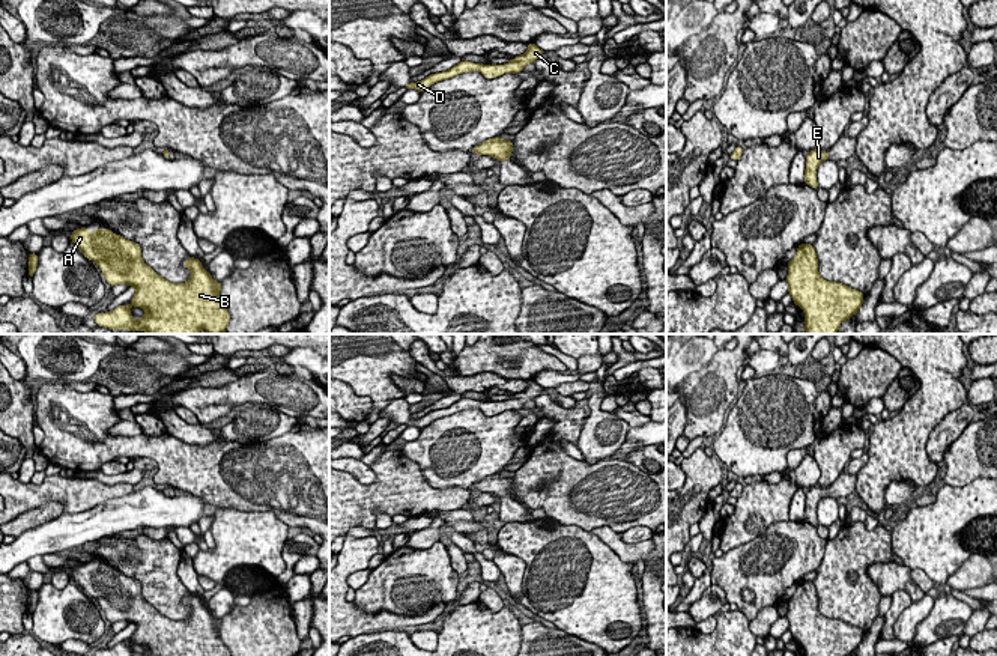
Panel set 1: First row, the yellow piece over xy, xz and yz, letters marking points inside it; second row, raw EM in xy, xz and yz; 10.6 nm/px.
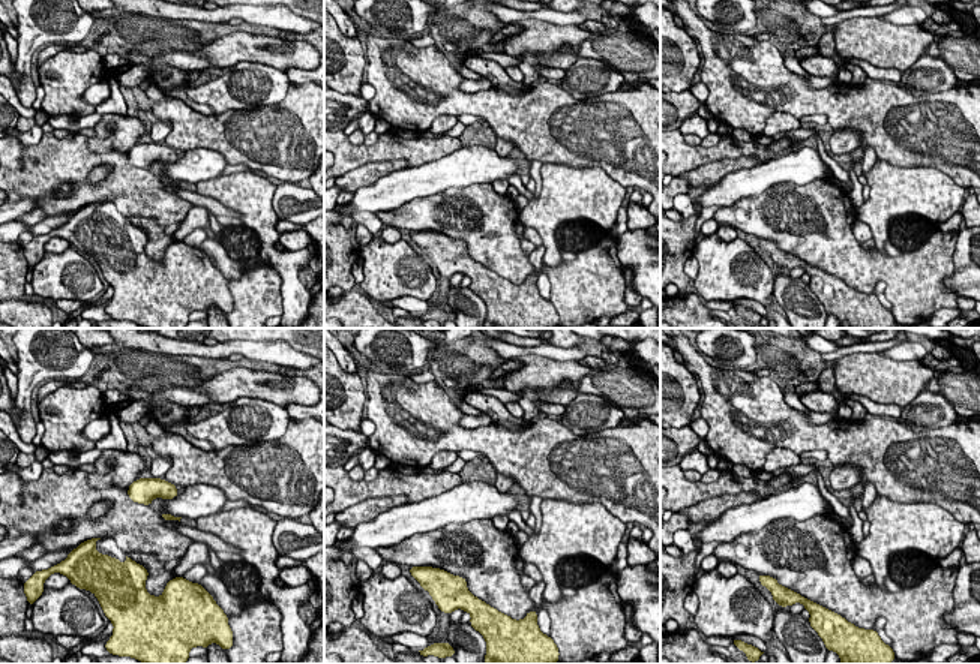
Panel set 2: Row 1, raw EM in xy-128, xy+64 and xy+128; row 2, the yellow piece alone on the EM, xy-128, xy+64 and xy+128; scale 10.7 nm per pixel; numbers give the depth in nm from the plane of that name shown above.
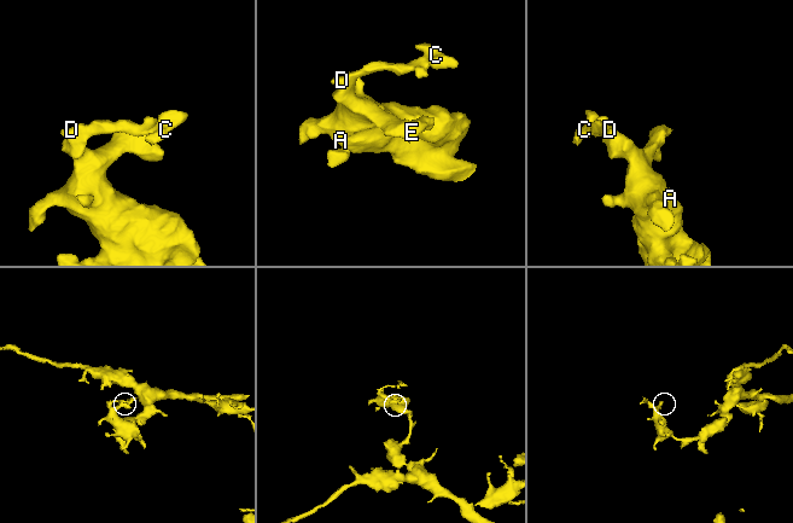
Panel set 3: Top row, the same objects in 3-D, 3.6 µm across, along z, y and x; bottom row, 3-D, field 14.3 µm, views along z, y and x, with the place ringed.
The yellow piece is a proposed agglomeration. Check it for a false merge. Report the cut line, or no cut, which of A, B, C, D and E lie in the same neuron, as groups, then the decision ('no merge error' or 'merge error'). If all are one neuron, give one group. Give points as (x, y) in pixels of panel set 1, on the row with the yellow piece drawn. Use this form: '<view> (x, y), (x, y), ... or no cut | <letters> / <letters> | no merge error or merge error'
no cut | A B C D E | no merge error

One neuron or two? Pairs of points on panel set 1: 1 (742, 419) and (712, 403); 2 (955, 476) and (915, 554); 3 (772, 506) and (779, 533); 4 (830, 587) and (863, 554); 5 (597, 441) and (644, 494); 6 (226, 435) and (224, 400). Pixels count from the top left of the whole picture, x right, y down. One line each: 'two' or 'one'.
1: two
2: two
3: two
4: one
5: two
6: two

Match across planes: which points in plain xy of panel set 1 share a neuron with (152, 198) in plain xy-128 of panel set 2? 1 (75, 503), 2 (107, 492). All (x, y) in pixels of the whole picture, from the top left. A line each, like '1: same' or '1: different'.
1: same
2: same

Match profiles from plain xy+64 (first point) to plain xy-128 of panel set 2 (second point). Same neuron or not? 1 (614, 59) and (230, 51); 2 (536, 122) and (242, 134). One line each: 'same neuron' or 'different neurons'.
1: same neuron
2: same neuron

